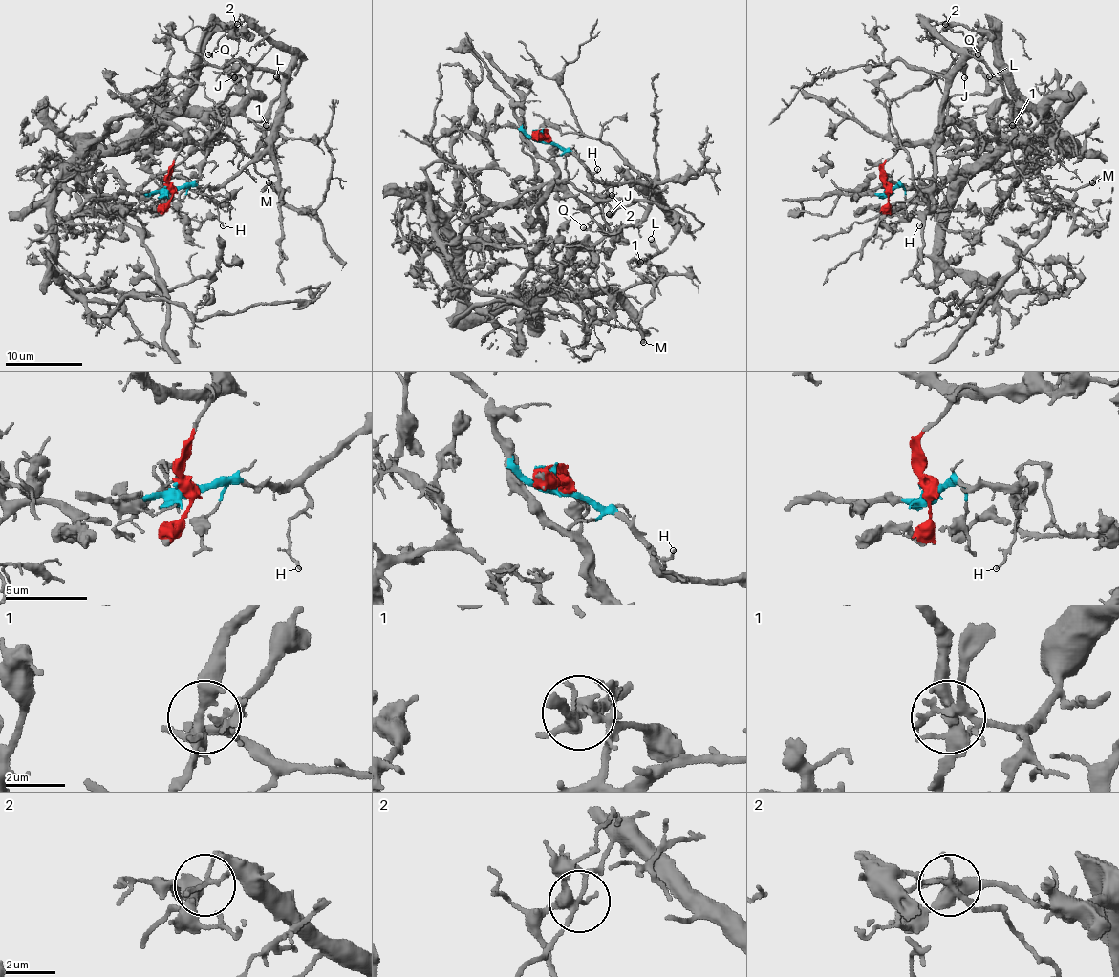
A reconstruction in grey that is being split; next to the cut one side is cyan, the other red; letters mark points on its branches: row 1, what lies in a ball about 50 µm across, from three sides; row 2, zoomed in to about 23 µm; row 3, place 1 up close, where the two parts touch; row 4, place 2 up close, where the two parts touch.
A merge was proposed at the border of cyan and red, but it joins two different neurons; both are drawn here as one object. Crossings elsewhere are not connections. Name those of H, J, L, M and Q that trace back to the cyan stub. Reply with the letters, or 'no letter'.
H, J, L, M, Q

